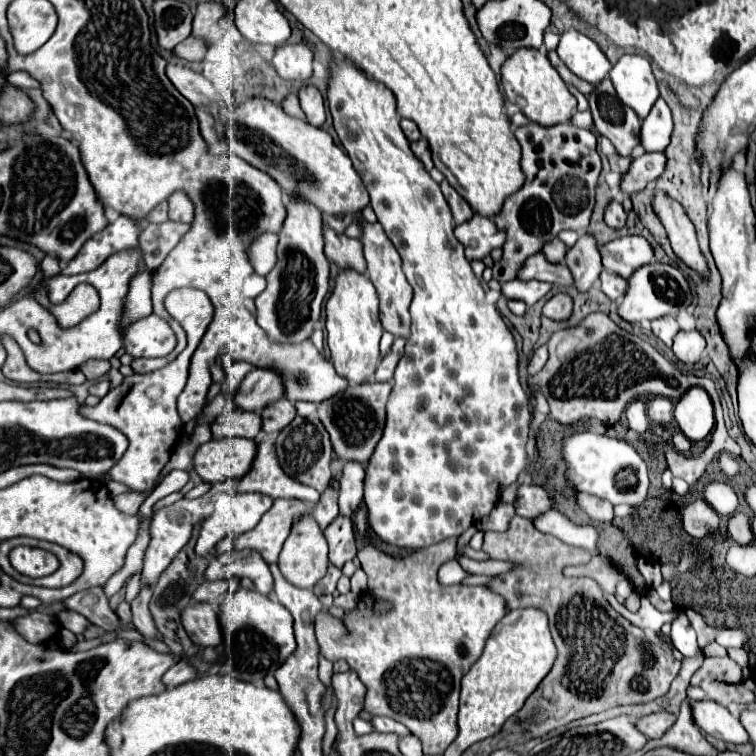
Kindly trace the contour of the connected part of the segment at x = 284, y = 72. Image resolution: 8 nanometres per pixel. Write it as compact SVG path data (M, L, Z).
M304 43L278 47L272 63L282 79L308 81L312 77L312 51Z

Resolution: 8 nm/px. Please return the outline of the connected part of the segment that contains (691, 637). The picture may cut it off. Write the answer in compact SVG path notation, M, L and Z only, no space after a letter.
M686 615L678 617L676 621L672 621L672 631L670 631L670 639L674 643L674 647L684 655L684 657L696 657L698 655L698 643L696 643L696 633L690 627Z

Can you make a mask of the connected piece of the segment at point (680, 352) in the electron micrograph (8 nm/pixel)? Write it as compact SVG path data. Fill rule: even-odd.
M694 329L694 331L680 331L680 333L676 333L672 351L682 363L698 363L700 357L702 357L704 347L706 347L706 341Z

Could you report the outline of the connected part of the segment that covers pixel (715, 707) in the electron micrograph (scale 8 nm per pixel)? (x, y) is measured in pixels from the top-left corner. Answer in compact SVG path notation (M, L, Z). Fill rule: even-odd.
M710 699L694 701L694 719L708 735L726 743L748 743L748 733L730 711Z

